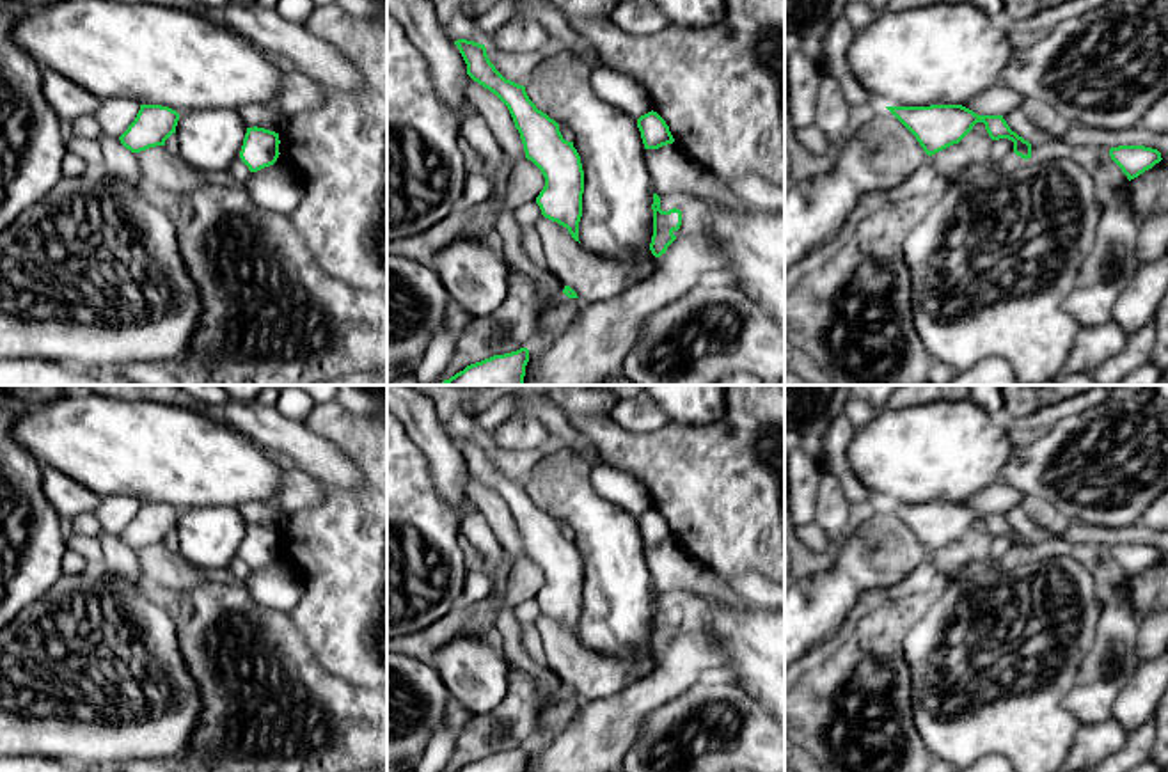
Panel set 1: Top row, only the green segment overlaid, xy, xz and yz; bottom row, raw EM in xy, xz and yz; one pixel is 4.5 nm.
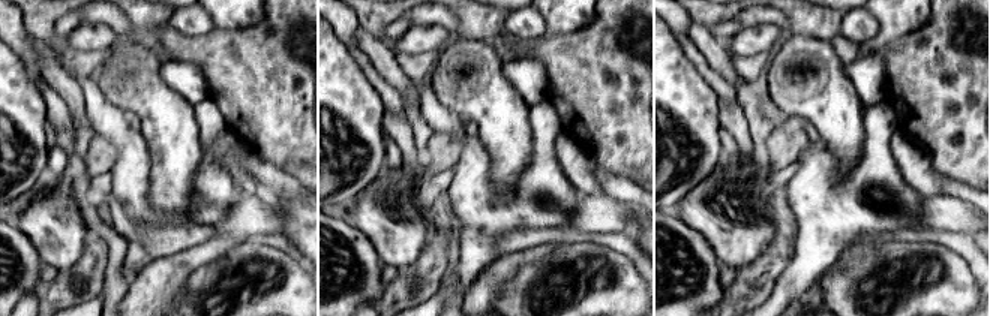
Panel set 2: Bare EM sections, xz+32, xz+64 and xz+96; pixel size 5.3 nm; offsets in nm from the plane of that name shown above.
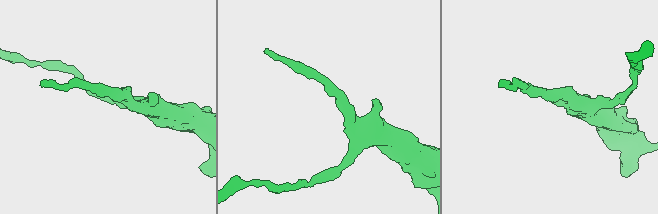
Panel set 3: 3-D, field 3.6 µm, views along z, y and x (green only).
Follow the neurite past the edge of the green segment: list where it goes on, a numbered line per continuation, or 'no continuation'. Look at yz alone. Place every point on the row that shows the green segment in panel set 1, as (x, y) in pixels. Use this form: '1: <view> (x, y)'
no continuation

